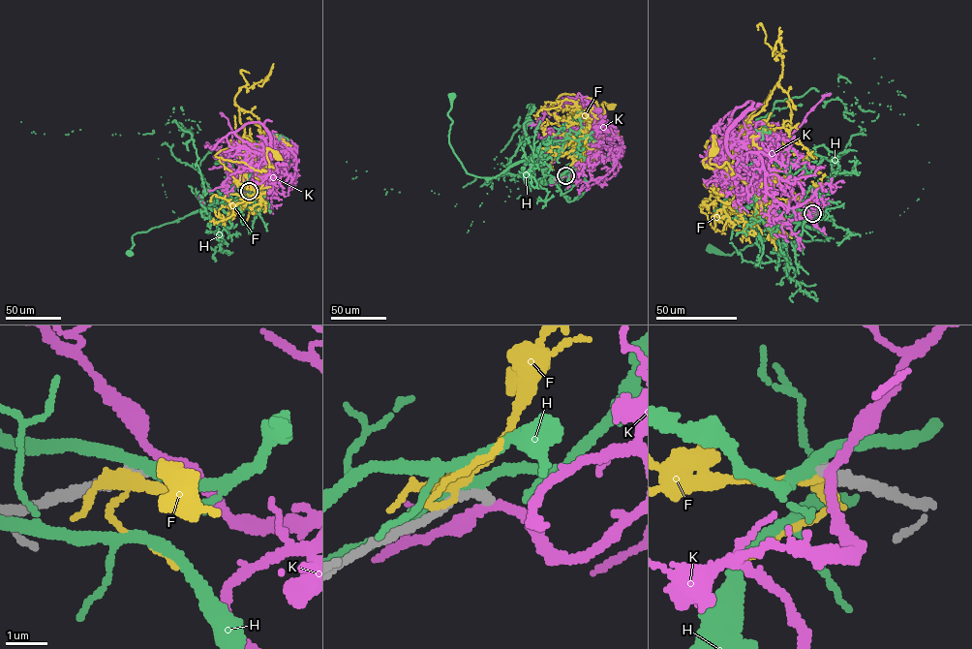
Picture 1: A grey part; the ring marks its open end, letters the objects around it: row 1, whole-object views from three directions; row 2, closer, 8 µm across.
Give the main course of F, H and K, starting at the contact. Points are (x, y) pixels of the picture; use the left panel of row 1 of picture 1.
F: (248, 191), (262, 182), (264, 188), (264, 168), (273, 167), (267, 150), (276, 156)
H: (249, 191), (225, 185), (207, 206), (133, 234), (134, 245), (129, 251), (131, 255), (129, 253)
K: (249, 191), (271, 197), (263, 168), (275, 154), (285, 150), (294, 155), (294, 181), (275, 164), (262, 163)

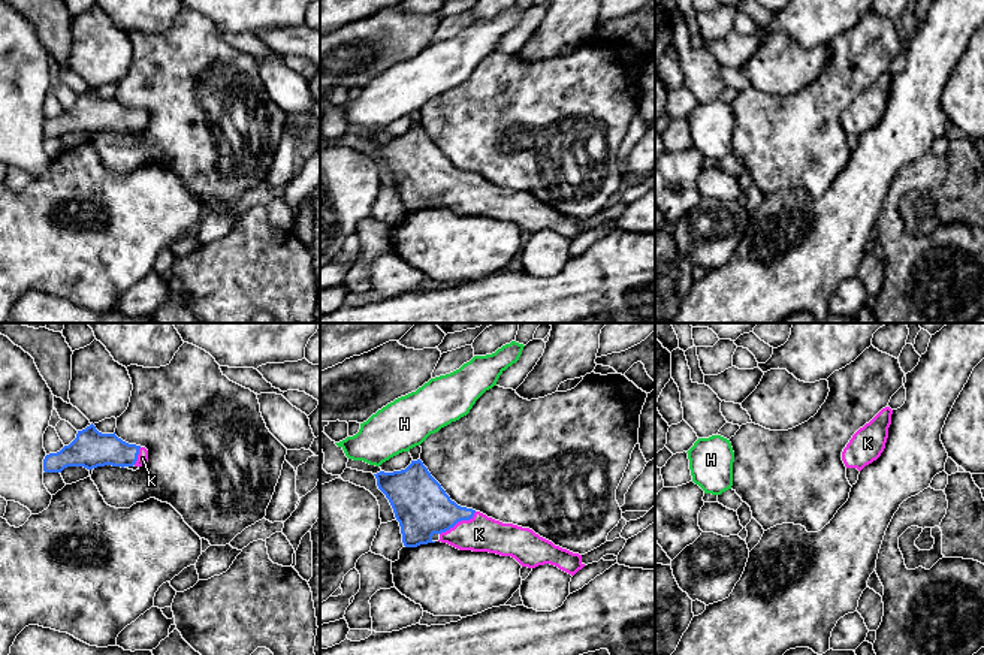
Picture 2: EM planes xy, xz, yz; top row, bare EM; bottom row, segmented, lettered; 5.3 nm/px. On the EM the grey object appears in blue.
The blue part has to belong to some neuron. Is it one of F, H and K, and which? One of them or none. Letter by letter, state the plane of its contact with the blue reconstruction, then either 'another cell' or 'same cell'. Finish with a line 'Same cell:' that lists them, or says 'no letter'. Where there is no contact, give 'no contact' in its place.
F: no contact | another cell
H: no contact | another cell
K: xz | same cell
Same cell: K

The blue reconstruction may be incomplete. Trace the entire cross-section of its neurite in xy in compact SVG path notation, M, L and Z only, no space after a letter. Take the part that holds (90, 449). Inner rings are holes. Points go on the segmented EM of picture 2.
M91 423L78 431L76 438L57 453L49 453L43 459L45 473L61 473L67 467L142 467L148 462L145 447L129 444L114 434L102 434Z

